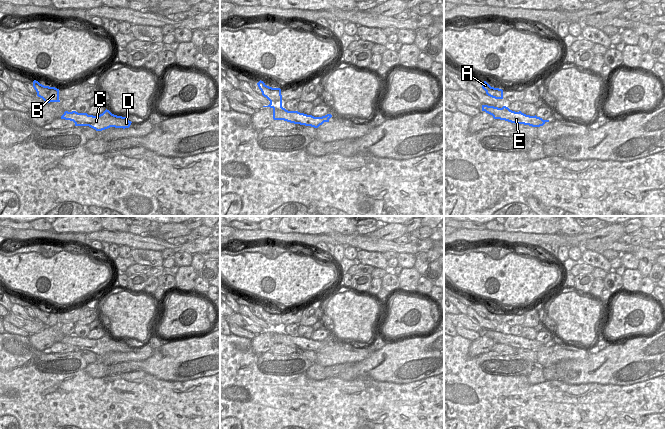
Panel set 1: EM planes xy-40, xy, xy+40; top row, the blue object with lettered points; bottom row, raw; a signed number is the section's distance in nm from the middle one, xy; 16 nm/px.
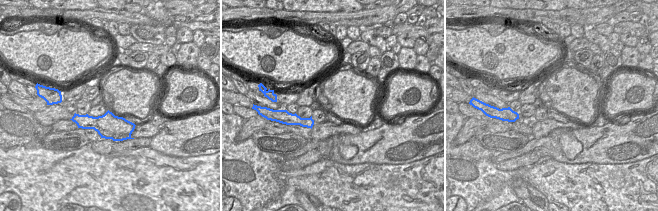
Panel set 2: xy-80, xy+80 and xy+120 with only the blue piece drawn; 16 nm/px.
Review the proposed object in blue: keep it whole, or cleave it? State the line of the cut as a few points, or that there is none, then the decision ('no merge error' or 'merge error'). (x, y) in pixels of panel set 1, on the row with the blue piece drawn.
cut none; no merge error

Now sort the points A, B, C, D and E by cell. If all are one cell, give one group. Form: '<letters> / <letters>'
A B C D E

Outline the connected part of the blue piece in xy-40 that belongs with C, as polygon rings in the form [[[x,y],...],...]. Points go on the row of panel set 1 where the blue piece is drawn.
[[[107,109],[97,116],[76,111],[65,111],[61,119],[73,121],[75,126],[89,126],[96,131],[102,131],[110,127],[125,129],[129,128],[132,123],[126,117],[114,115]]]

